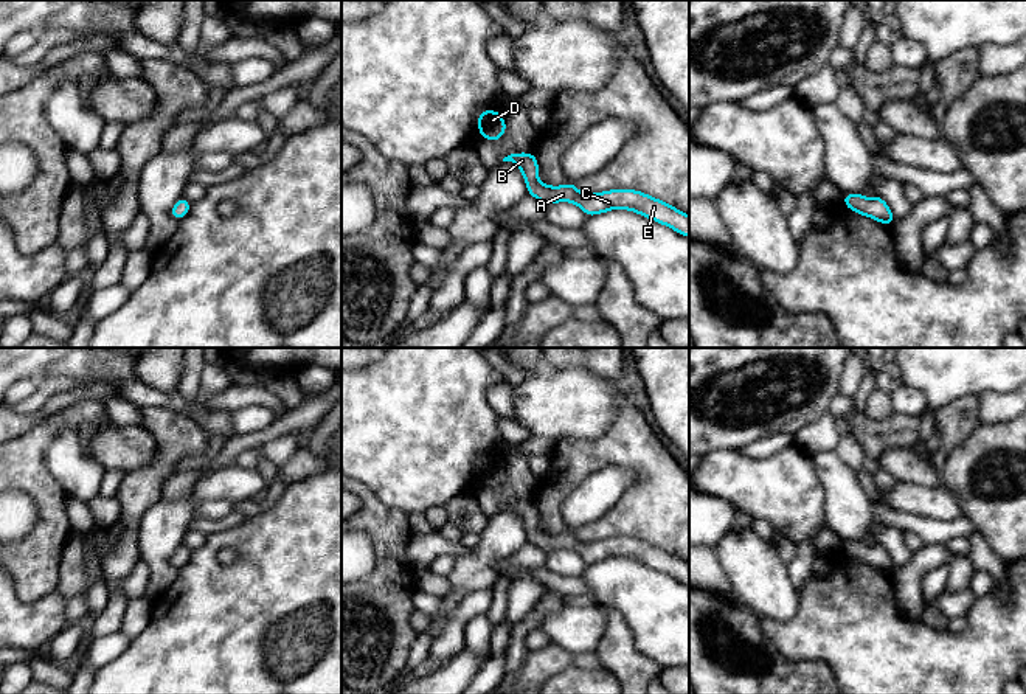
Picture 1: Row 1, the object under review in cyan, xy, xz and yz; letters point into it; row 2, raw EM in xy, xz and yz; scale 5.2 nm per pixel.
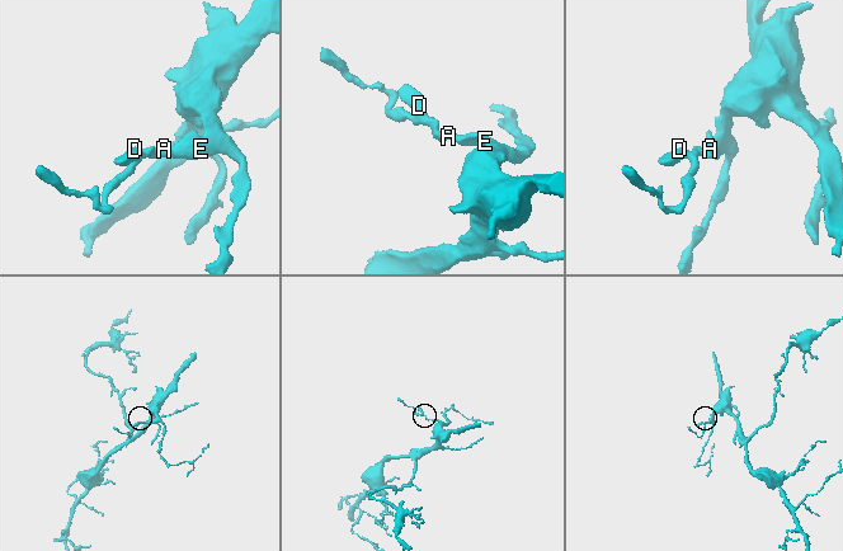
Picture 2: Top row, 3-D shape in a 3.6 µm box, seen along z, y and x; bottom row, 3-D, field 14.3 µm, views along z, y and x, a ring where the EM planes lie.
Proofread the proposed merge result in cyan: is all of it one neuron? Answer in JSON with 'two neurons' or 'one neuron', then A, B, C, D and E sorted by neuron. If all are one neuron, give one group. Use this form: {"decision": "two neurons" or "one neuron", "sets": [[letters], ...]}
{"decision": "one neuron", "sets": [["A", "B", "C", "D", "E"]]}

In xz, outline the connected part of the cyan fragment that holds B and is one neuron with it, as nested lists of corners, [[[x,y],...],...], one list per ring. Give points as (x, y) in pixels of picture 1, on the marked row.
[[[511,154],[503,161],[511,161],[520,168],[526,180],[528,194],[542,200],[546,206],[554,202],[573,202],[585,216],[601,214],[616,208],[629,210],[689,238],[689,216],[652,196],[636,189],[610,189],[605,193],[582,194],[574,183],[563,186],[543,185],[537,180],[539,163],[534,154]]]

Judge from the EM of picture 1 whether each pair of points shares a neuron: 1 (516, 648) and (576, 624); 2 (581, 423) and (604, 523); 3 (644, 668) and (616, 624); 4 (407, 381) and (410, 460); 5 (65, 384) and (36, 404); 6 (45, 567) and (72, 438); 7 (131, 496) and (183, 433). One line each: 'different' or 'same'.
1: different
2: different
3: same
4: same
5: same
6: different
7: same

